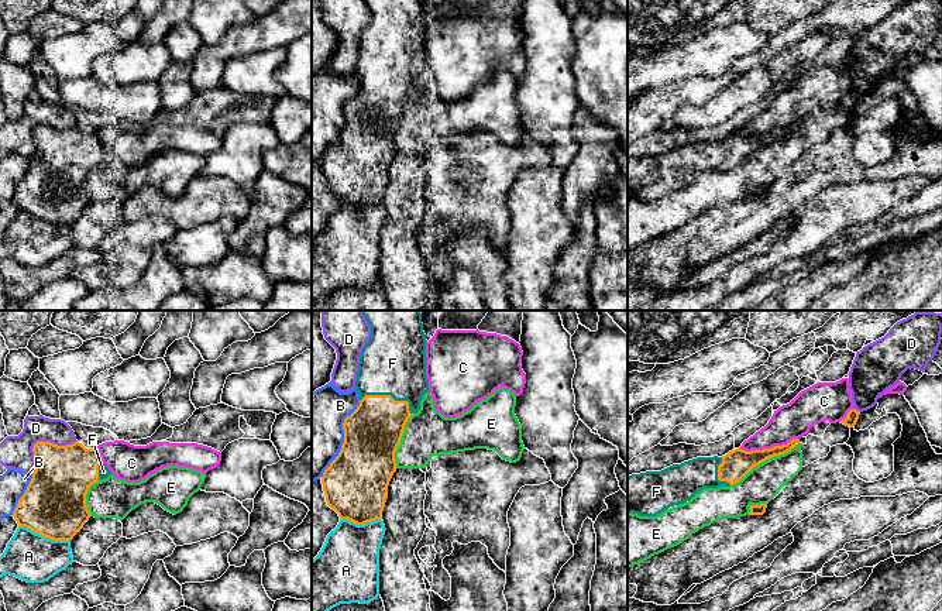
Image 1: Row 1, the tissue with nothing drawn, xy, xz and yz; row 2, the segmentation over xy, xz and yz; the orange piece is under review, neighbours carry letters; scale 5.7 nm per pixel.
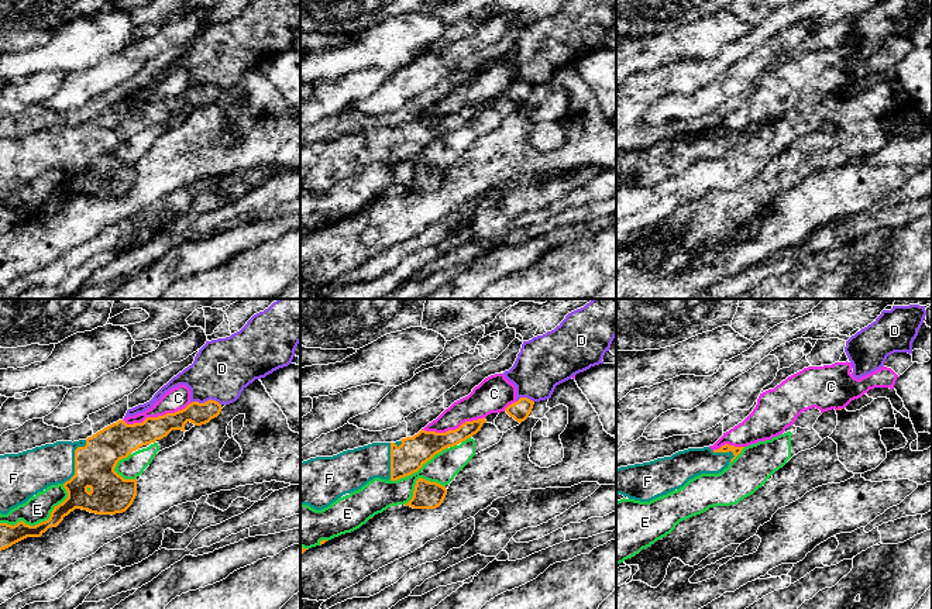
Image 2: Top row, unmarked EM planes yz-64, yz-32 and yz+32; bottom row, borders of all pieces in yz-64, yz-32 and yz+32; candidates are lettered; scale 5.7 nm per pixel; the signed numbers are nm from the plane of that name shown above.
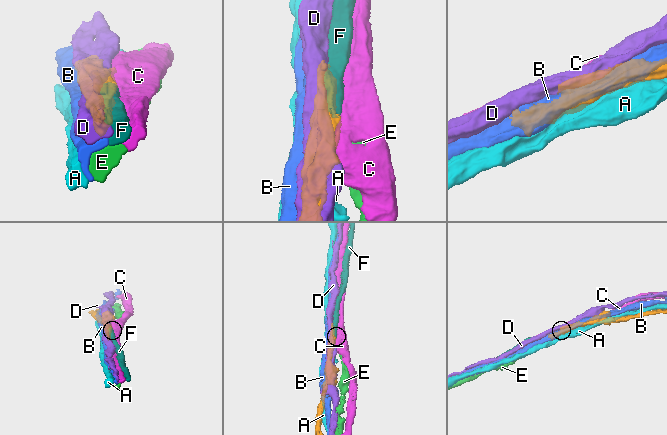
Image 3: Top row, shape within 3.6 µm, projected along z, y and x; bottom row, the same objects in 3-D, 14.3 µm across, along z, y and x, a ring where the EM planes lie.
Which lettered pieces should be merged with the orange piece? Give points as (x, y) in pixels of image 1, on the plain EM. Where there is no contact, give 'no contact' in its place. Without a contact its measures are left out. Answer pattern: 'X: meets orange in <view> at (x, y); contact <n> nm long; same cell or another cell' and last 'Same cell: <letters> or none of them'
A: meets orange in xy at (44, 220); contact 320 nm long; another cell
B: meets orange in xz at (344, 123); contact 500 nm long; another cell
C: meets orange in yz at (769, 133); contact 360 nm long; another cell
D: meets orange in xy at (41, 124); contact 320 nm long; another cell
E: meets orange in yz at (765, 144); contact 460 nm long; another cell
F: meets orange in xz at (389, 79); contact 320 nm long; same cell
Same cell: F

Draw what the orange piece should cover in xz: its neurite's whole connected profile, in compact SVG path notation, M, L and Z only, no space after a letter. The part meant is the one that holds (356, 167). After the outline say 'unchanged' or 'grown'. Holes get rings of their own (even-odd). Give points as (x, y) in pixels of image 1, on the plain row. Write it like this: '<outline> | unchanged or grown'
M365 0L371 10L371 21L364 30L355 72L360 78L360 89L344 103L344 127L338 140L324 154L322 161L327 189L334 193L340 203L348 203L364 209L382 202L388 182L388 169L396 155L395 135L400 127L408 103L417 97L423 79L429 76L426 61L426 18L422 0Z | grown

